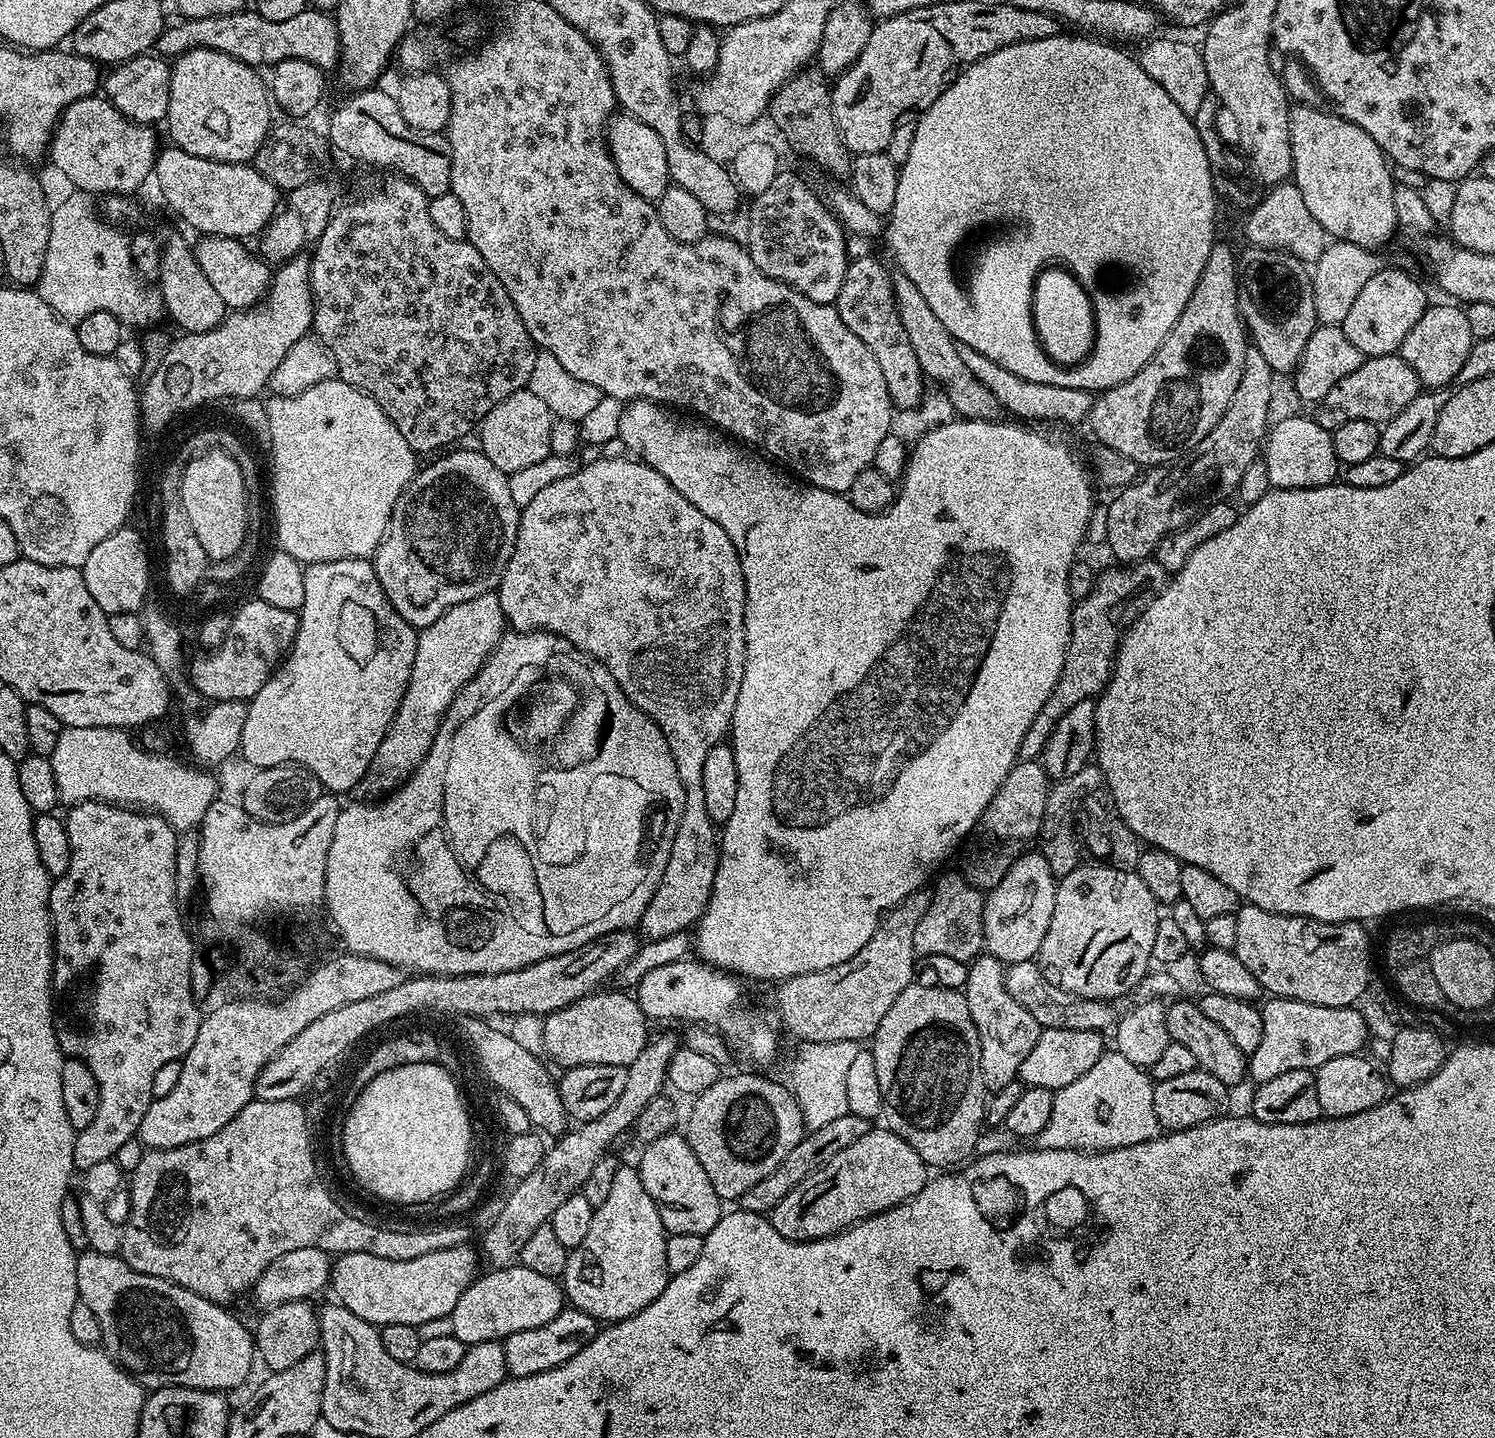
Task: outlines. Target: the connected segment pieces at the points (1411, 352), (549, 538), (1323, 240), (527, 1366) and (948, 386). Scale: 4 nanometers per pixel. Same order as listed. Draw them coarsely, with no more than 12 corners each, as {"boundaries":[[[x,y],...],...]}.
{"boundaries":[[[1429,303],[1399,356],[1428,390],[1456,379],[1474,343],[1459,303]],[[639,458],[520,509],[511,631],[602,662],[684,787],[638,925],[700,923],[702,766],[746,650],[740,556]],[[1294,182],[1247,209],[1244,236],[1315,262],[1330,243]],[[565,1306],[502,1342],[509,1377],[562,1366],[589,1344],[593,1316]],[[891,273],[902,330],[957,417],[995,420],[998,398],[962,362],[918,286]]]}

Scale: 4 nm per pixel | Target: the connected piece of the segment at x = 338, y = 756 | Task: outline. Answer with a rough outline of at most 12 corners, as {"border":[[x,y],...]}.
{"border":[[368,558],[304,569],[239,755],[363,781],[417,629]]}

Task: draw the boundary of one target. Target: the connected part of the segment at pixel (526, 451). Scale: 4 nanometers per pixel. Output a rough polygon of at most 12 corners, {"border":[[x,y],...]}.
{"border":[[510,394],[480,424],[479,451],[517,472],[553,451],[552,411]]}

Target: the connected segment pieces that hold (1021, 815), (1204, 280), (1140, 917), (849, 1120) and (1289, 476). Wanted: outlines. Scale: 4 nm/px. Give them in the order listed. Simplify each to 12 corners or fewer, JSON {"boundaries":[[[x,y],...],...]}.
{"boundaries":[[[1020,760],[965,847],[981,890],[1039,841],[1049,777]],[[1213,244],[1154,358],[1093,399],[1099,443],[1163,466],[1246,366],[1236,258]],[[1135,870],[1059,877],[1038,963],[1119,1001],[1153,963],[1161,905]],[[849,1114],[809,1131],[740,1196],[745,1212],[774,1206],[858,1142],[869,1120]],[[1311,415],[1271,425],[1262,459],[1272,488],[1333,483],[1342,465]]]}

